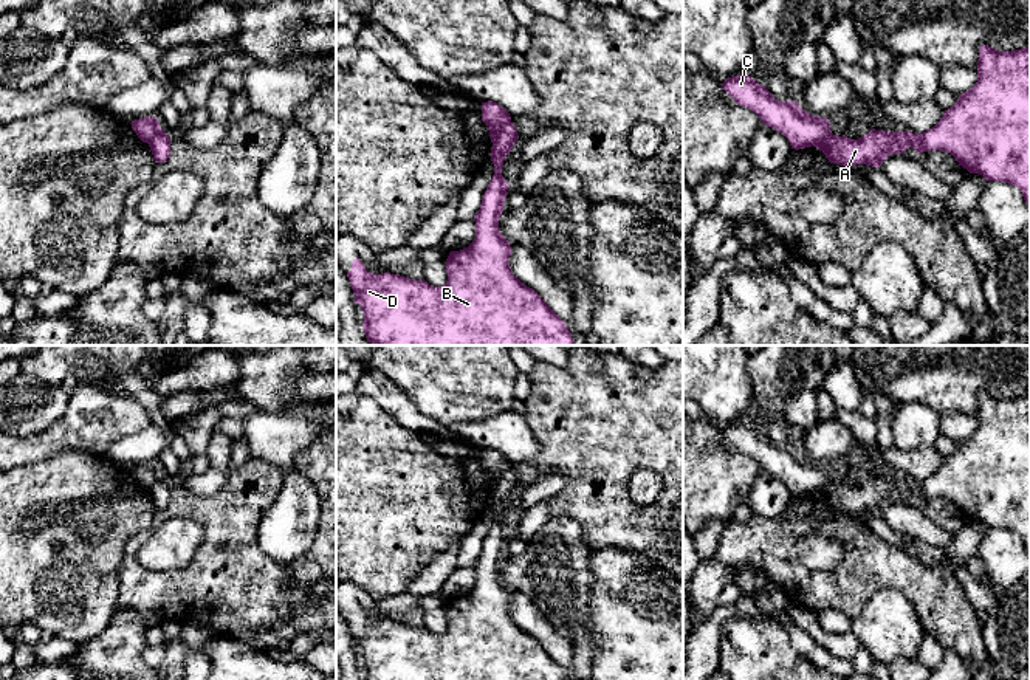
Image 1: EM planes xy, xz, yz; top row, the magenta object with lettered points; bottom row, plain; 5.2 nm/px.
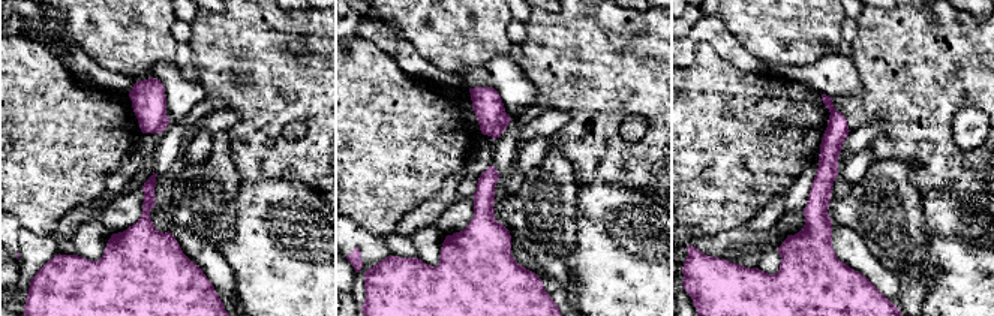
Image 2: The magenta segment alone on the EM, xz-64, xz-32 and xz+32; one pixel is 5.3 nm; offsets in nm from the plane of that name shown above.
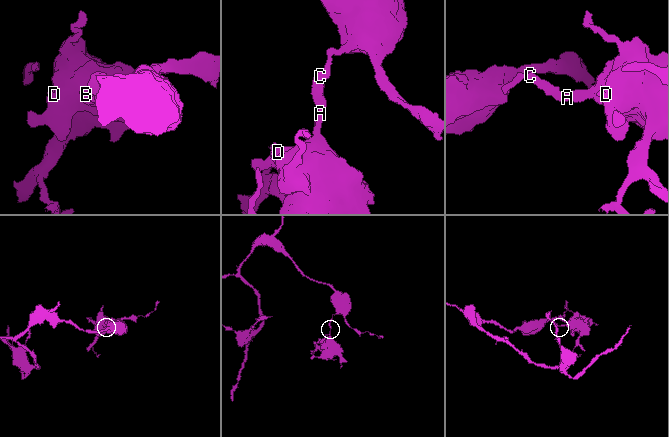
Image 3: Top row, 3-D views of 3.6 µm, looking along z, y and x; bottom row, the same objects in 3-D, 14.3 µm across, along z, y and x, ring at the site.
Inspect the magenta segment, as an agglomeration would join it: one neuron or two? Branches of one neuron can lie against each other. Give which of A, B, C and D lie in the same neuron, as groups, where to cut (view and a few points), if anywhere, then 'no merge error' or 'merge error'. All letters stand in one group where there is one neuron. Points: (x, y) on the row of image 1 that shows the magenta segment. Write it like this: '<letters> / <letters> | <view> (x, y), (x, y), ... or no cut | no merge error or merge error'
A B D / C | xz (510, 121), (501, 129), (493, 143) | merge error

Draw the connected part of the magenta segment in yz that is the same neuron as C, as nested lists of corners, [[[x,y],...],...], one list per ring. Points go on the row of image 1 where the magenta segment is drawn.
[[[747,73],[731,76],[722,88],[742,107],[753,110],[762,124],[781,132],[791,149],[815,146],[832,135],[827,118],[813,116],[795,101],[778,101],[771,93]]]

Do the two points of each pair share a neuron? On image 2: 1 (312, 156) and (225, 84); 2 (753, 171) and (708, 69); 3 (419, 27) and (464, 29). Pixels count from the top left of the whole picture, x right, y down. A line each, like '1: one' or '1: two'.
1: one
2: one
3: one

